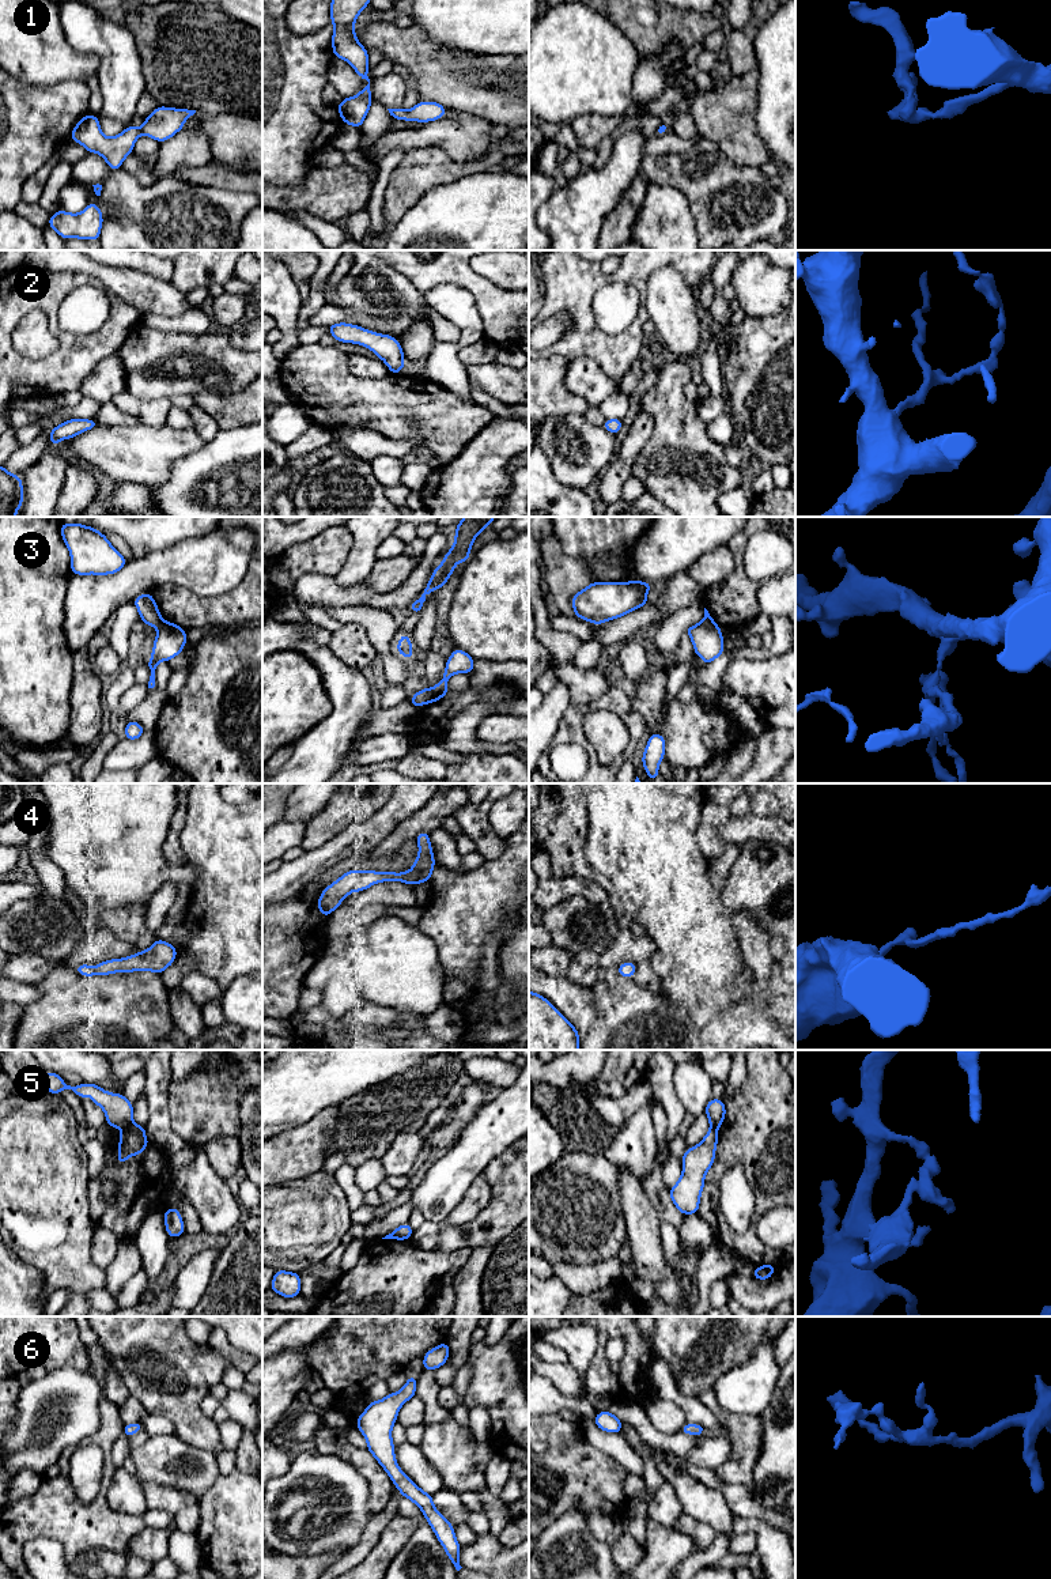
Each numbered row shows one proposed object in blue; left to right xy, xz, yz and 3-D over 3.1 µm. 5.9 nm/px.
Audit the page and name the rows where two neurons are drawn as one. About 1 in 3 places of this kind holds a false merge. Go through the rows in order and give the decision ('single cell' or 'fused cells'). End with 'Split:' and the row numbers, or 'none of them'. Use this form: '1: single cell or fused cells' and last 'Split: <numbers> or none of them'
1: single cell
2: single cell
3: fused cells
4: single cell
5: fused cells
6: single cell
Split: 3, 5

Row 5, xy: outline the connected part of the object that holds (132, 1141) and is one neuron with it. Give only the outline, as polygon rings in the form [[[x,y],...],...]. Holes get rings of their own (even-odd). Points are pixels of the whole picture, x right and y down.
[[[136,1123],[122,1130],[118,1142],[120,1142],[118,1144],[120,1155],[117,1157],[118,1164],[122,1164],[133,1155],[139,1156],[150,1144],[145,1137],[145,1127]]]

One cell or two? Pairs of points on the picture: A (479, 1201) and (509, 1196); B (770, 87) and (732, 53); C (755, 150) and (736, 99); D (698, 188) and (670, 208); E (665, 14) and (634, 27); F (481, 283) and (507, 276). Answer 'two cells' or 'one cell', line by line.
A: two cells
B: two cells
C: one cell
D: two cells
E: one cell
F: two cells

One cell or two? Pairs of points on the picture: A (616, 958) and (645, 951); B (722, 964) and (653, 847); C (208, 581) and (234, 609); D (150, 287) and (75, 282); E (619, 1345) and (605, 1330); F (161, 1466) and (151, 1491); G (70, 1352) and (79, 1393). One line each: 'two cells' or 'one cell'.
A: one cell
B: one cell
C: two cells
D: two cells
E: two cells
F: two cells
G: two cells

